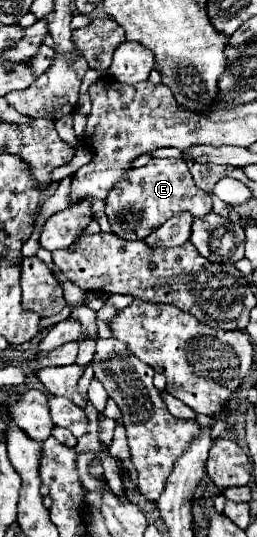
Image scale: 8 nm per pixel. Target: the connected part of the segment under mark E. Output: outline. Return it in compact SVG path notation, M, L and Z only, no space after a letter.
M152 159L148 165L130 171L106 197L106 215L112 233L122 239L144 239L154 227L180 211L192 213L194 219L204 219L212 211L212 199L194 185L184 159Z

